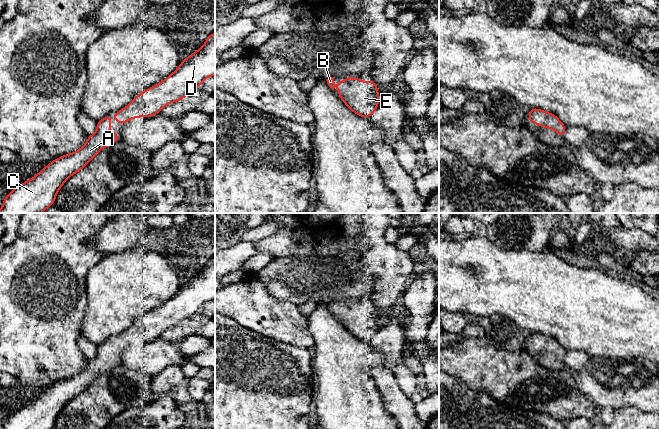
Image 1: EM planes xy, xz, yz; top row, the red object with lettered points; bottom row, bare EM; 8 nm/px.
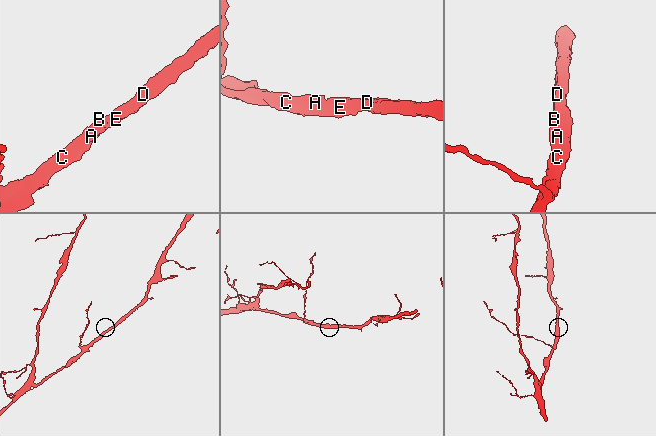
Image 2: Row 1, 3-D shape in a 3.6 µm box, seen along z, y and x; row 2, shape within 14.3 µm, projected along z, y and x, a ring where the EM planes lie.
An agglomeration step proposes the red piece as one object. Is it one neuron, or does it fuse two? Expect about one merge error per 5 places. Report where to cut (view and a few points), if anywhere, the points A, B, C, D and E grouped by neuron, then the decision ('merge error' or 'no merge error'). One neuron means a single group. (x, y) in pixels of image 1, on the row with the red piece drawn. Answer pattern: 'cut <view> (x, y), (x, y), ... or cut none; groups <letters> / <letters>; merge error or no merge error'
cut none; groups A B C D E; no merge error

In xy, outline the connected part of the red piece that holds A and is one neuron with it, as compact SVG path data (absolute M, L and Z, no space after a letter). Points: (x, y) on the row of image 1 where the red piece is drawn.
M107 115L97 122L97 130L89 135L84 146L45 166L35 177L15 187L4 199L0 213L42 213L54 204L65 181L84 168L102 149L120 140L110 131Z

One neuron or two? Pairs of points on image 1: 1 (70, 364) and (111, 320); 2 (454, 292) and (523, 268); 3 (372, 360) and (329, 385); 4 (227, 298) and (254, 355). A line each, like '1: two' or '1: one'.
1: two
2: one
3: one
4: two

